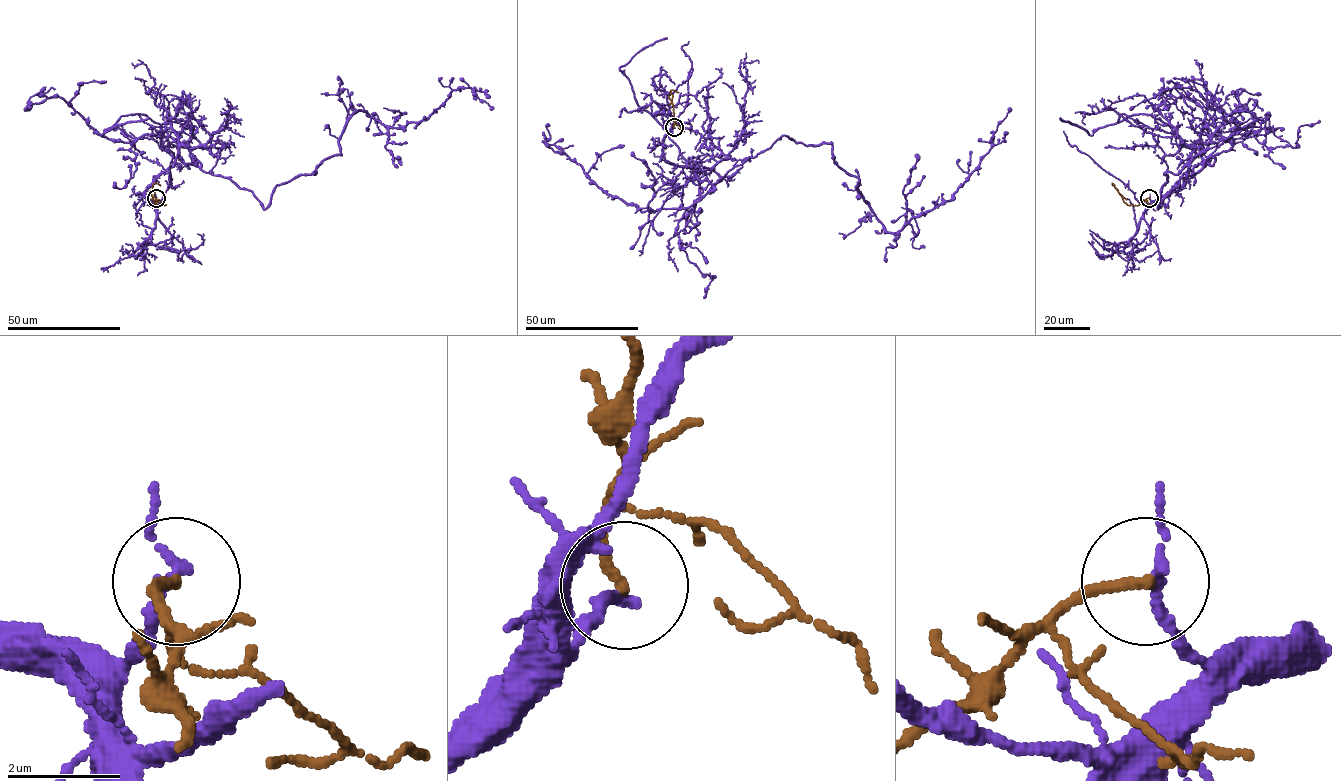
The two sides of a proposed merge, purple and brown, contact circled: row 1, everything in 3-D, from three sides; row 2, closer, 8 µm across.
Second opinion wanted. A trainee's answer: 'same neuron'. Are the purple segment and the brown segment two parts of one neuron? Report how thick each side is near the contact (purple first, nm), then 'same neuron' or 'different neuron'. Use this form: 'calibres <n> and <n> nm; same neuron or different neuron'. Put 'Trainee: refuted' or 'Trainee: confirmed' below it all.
calibres 170 and 190 nm; different neuron
Trainee: refuted

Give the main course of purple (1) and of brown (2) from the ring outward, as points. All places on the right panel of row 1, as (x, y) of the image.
1: (1149, 198), (1180, 189), (1195, 149), (1206, 165), (1158, 209), (1229, 115), (1255, 119), (1188, 88), (1129, 109)
2: (1149, 198), (1137, 205), (1128, 205), (1116, 188), (1127, 199)

